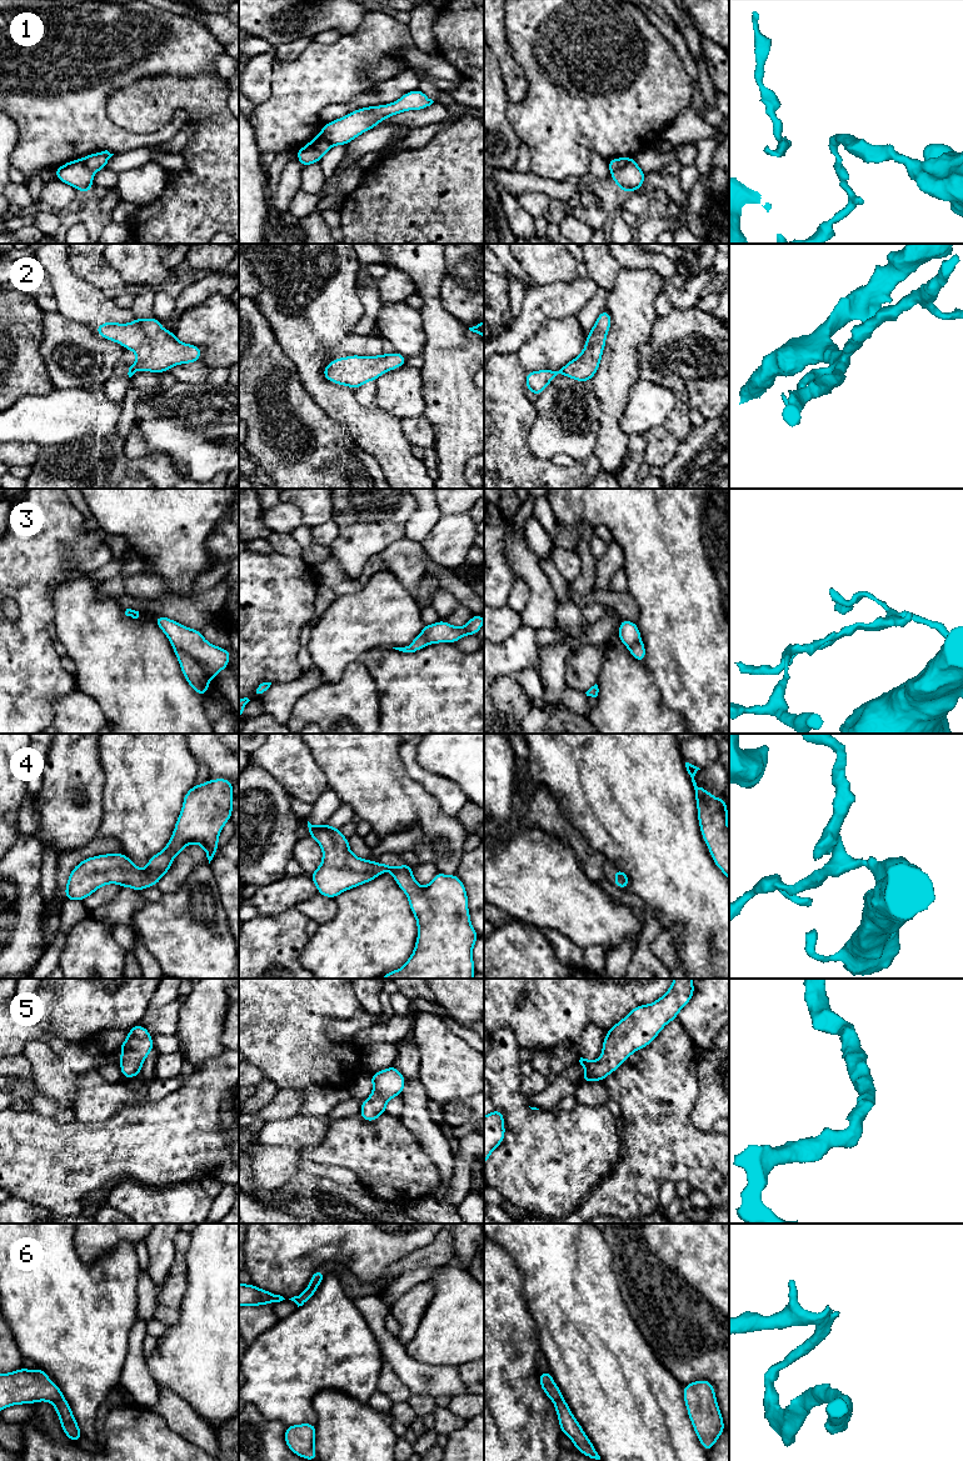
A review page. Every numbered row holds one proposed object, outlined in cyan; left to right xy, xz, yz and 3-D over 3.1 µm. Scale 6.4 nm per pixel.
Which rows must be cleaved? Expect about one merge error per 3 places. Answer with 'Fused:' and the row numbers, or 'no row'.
Fused: 1, 3, 6

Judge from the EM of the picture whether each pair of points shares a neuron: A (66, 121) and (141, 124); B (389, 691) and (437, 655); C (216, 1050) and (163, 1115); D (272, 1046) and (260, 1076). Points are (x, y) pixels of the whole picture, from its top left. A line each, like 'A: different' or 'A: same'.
A: different
B: same
C: different
D: different

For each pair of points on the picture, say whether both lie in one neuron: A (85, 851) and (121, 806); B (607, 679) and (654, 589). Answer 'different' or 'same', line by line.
A: different
B: different

